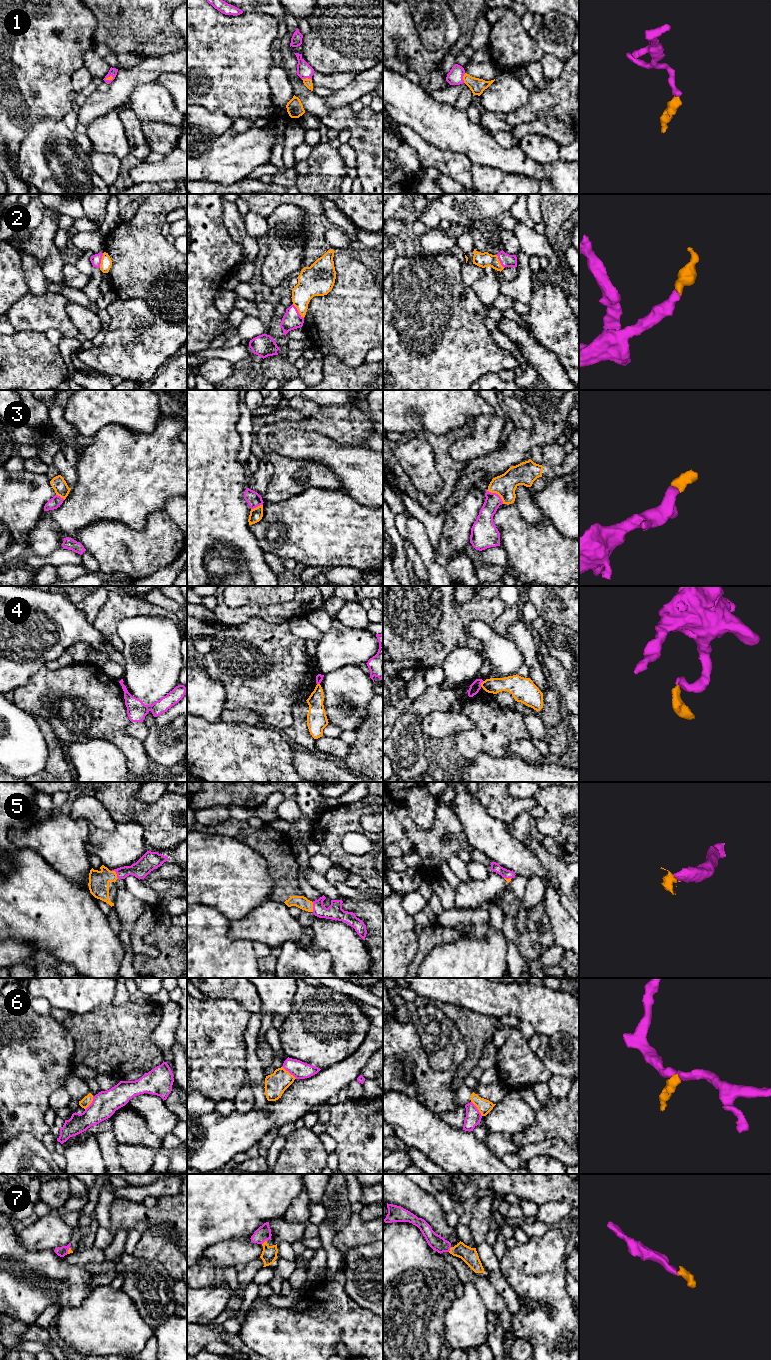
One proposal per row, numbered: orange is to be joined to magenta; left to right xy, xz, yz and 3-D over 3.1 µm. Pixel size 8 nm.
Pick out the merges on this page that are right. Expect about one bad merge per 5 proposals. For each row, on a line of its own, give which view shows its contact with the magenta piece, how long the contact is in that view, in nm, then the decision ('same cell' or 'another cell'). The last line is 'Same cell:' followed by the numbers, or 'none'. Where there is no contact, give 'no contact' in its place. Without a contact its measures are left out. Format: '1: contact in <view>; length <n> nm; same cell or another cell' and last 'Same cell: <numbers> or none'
1: contact in xz; length 80 nm; same cell
2: contact in xz; length 150 nm; same cell
3: contact in yz; length 170 nm; same cell
4: contact in yz; length 50 nm; another cell
5: contact in xy; length 90 nm; same cell
6: contact in xz; length 160 nm; another cell
7: contact in xz; length 50 nm; same cell
Same cell: 1, 2, 3, 5, 7

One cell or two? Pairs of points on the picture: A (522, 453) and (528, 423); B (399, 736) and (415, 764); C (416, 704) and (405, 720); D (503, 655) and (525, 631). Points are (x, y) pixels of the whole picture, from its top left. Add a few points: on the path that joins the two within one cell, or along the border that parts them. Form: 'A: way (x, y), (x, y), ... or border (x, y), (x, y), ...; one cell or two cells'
A: border (521, 405), (533, 421), (533, 426), (530, 429); two cells
B: way (405, 743), (408, 757); one cell
C: border (421, 719), (413, 713), (403, 712), (393, 725); two cells
D: border (511, 637), (521, 653), (524, 663); two cells

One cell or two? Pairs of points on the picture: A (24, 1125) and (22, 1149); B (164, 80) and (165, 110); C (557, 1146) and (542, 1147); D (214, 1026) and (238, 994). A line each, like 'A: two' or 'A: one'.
A: two
B: two
C: one
D: two

